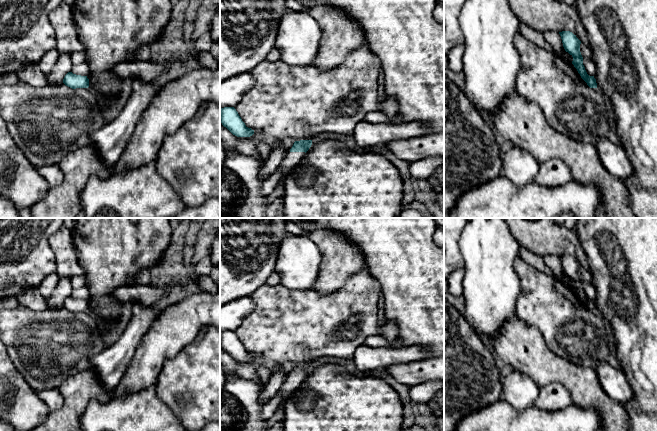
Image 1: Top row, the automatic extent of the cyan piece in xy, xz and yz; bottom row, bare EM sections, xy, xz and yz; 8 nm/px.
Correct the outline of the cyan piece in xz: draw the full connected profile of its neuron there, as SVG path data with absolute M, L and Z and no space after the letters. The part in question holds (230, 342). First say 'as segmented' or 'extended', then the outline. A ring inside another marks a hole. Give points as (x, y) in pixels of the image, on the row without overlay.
as segmented; M234 331L220 332L220 344L237 361L250 361L254 358L254 354L245 349Z

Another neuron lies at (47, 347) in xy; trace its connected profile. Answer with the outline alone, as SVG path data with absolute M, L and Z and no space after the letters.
M27 307L0 310L0 339L5 344L9 357L25 381L36 392L58 389L70 376L89 367L90 359L105 349L104 340L97 336L101 328L99 317L91 312L72 313L61 308L47 308L36 312Z

